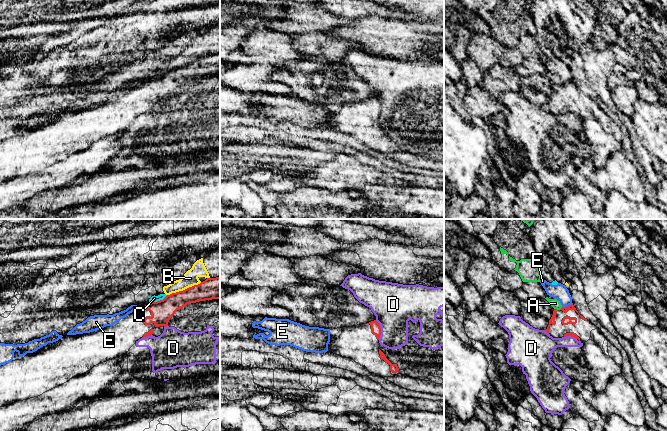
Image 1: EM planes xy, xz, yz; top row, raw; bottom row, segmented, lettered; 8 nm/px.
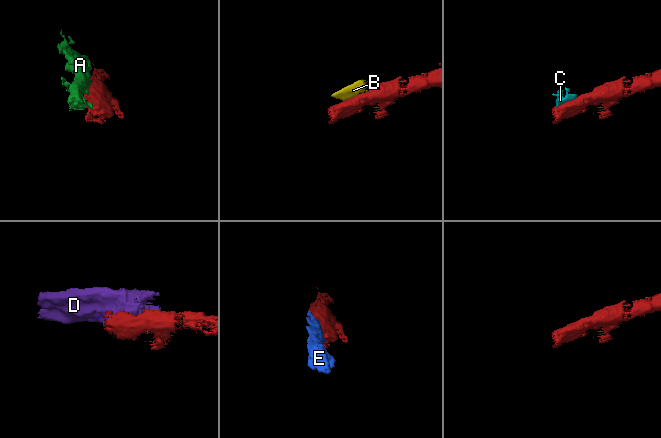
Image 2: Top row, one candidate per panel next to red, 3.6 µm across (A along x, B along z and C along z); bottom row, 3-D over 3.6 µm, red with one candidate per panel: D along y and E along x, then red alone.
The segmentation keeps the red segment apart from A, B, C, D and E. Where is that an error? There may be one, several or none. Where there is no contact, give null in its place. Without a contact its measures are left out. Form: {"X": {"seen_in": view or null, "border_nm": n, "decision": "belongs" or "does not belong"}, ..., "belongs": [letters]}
{"A": {"seen_in": "yz", "border_nm": 40, "decision": "does not belong"}, "B": {"seen_in": "xy", "border_nm": 300, "decision": "does not belong"}, "C": {"seen_in": "xy", "border_nm": 150, "decision": "does not belong"}, "D": {"seen_in": "xz", "border_nm": 160, "decision": "does not belong"}, "E": {"seen_in": "yz", "border_nm": 90, "decision": "does not belong"}, "belongs": []}

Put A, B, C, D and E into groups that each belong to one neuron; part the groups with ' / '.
A / B C E / D

